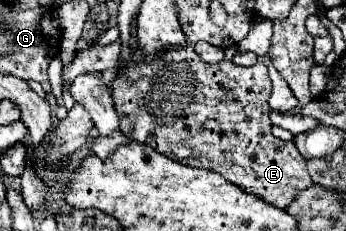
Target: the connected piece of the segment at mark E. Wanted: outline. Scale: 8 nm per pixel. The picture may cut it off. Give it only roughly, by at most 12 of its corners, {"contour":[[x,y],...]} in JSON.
{"contour":[[188,45],[112,83],[128,139],[278,209],[310,185],[268,67]]}

